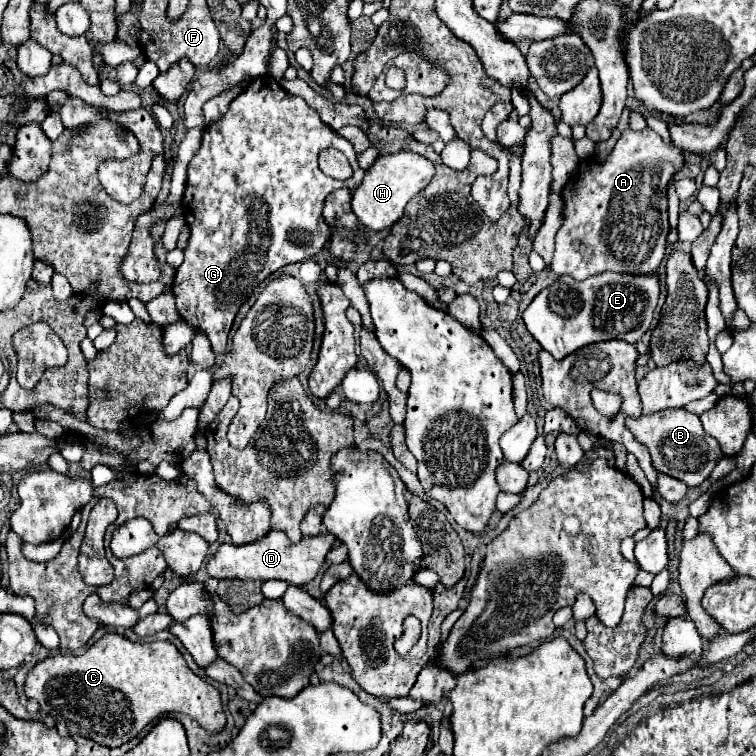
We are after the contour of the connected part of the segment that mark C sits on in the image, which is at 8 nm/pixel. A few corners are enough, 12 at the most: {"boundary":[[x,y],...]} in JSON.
{"boundary":[[104,634],[26,698],[72,736],[132,740],[164,712],[210,734],[220,692],[172,642]]}

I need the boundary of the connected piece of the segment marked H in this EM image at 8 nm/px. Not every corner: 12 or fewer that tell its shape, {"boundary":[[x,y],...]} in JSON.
{"boundary":[[414,152],[382,154],[352,192],[370,230],[390,228],[434,176]]}

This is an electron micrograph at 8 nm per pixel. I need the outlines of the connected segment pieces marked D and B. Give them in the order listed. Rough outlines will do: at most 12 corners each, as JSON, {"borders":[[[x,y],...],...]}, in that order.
{"borders":[[[280,530],[208,560],[212,578],[308,584],[330,532],[290,544]],[[684,408],[626,416],[654,468],[700,486],[724,456]]]}

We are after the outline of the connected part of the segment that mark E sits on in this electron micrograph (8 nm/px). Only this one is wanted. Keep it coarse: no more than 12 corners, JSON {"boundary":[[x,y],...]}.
{"boundary":[[658,274],[560,276],[522,314],[560,360],[592,342],[636,344]]}

